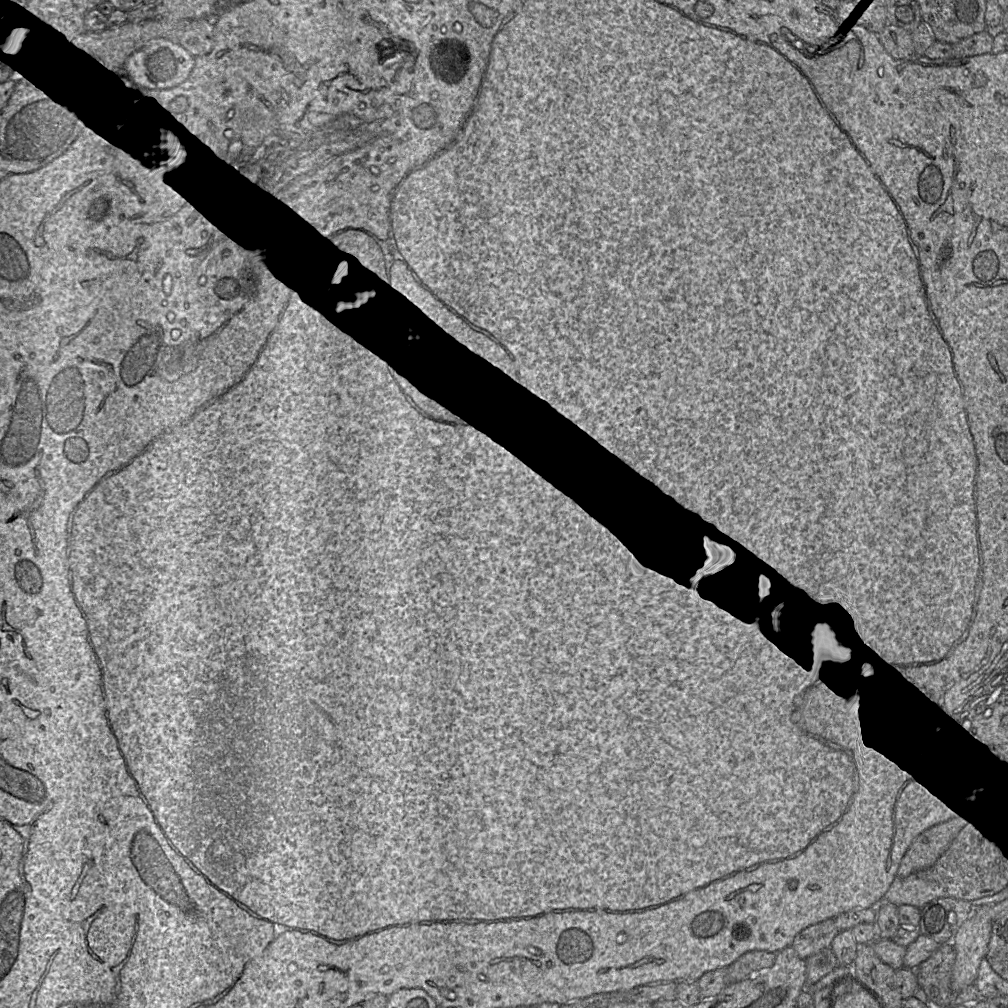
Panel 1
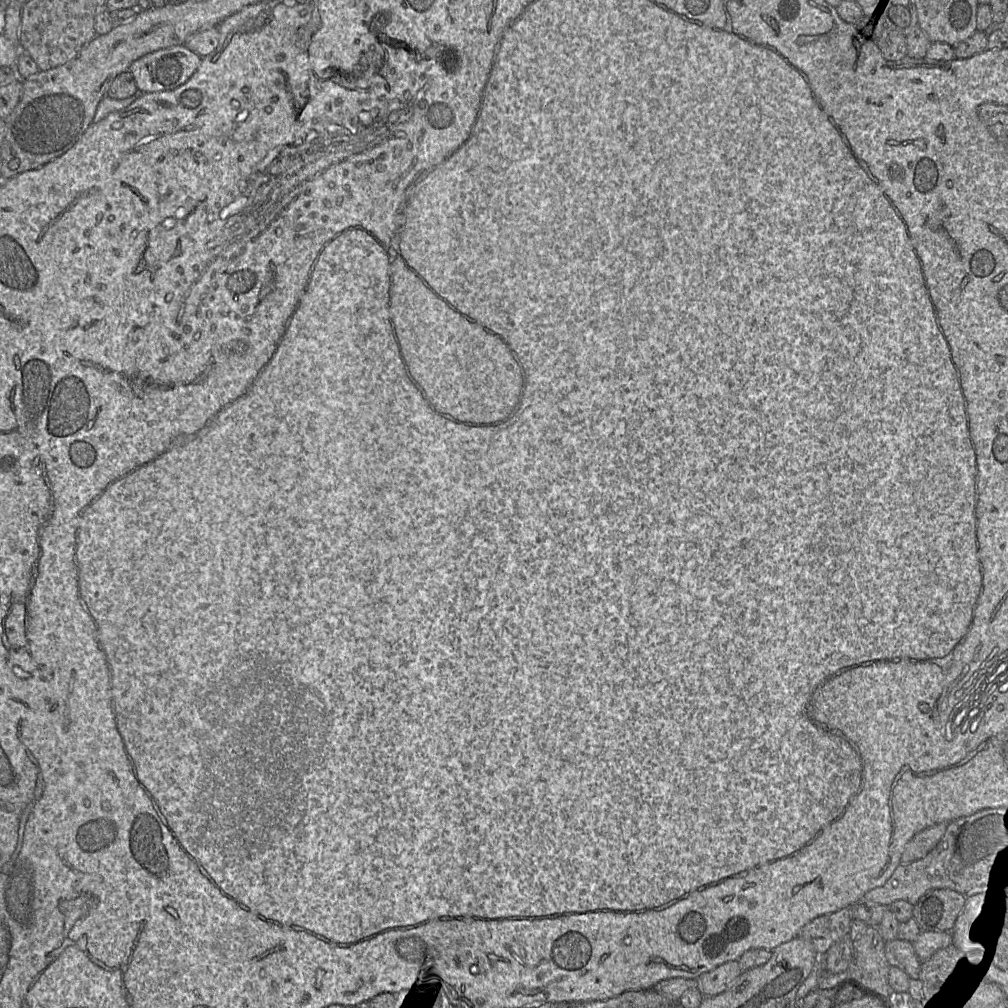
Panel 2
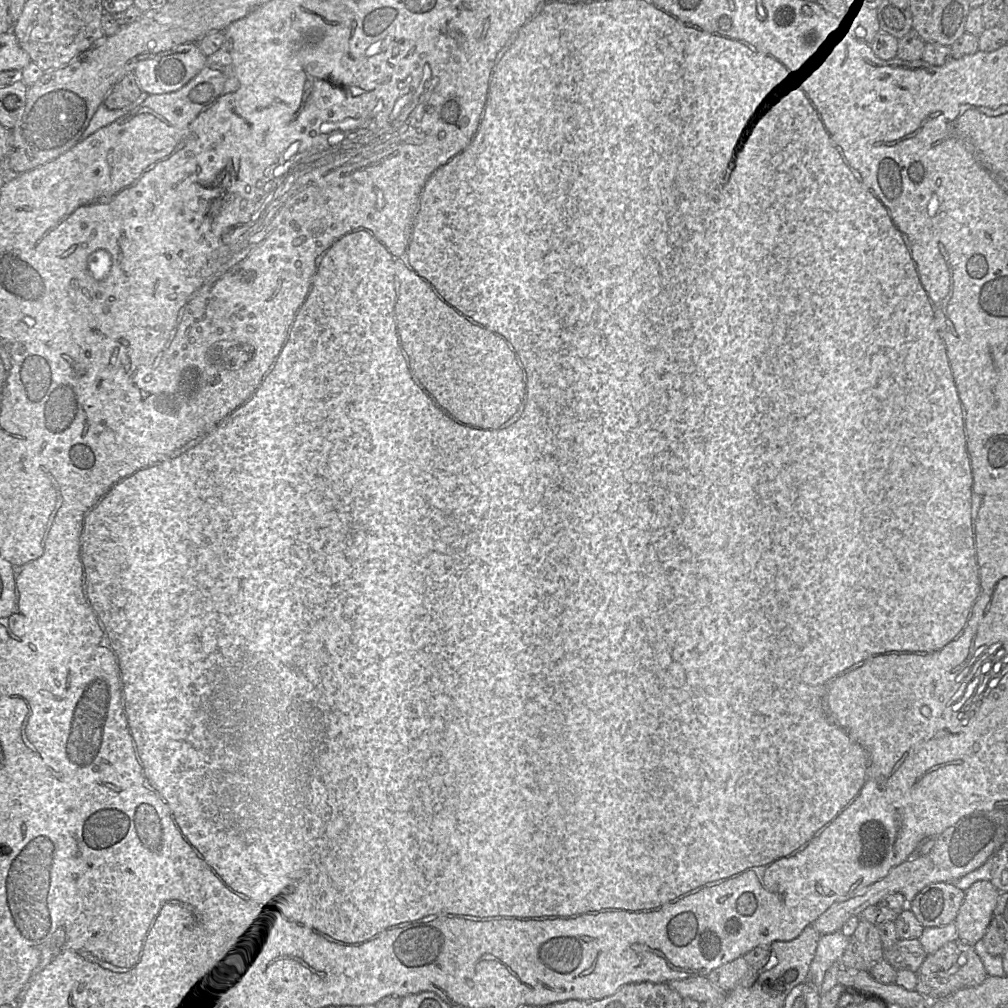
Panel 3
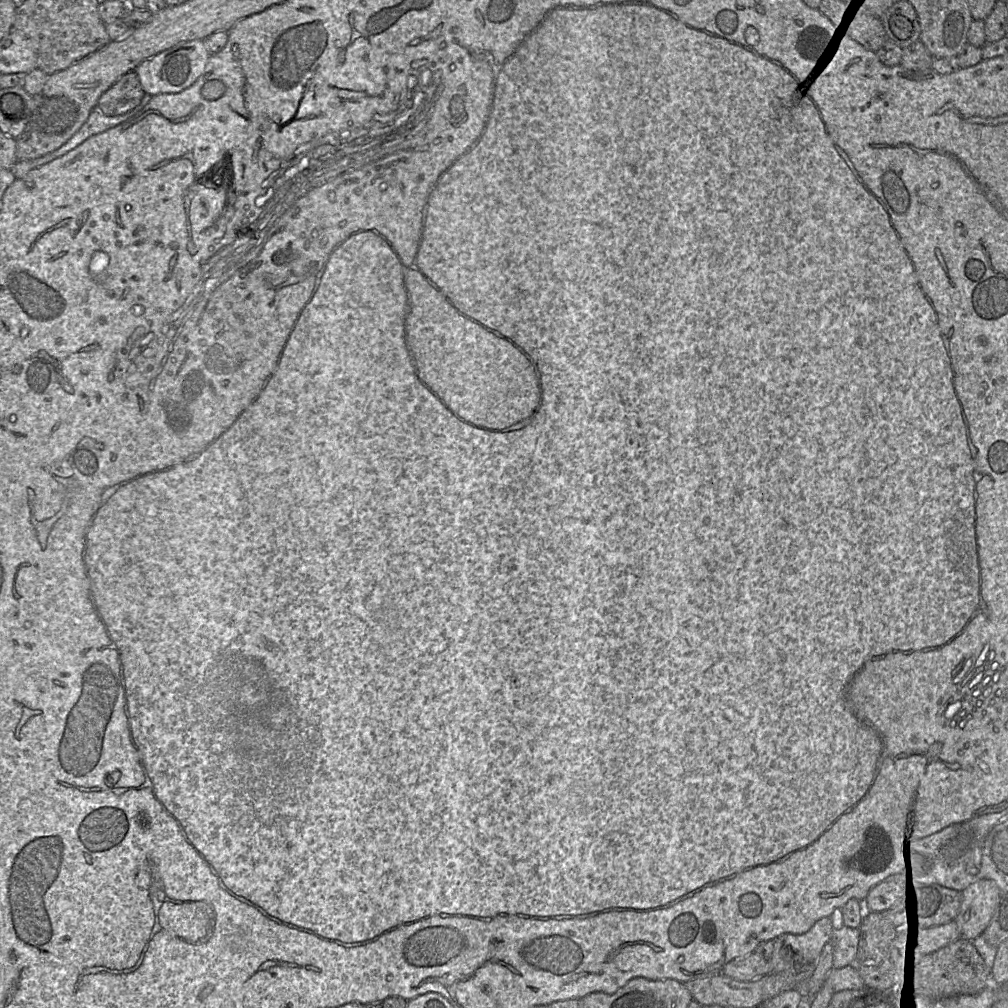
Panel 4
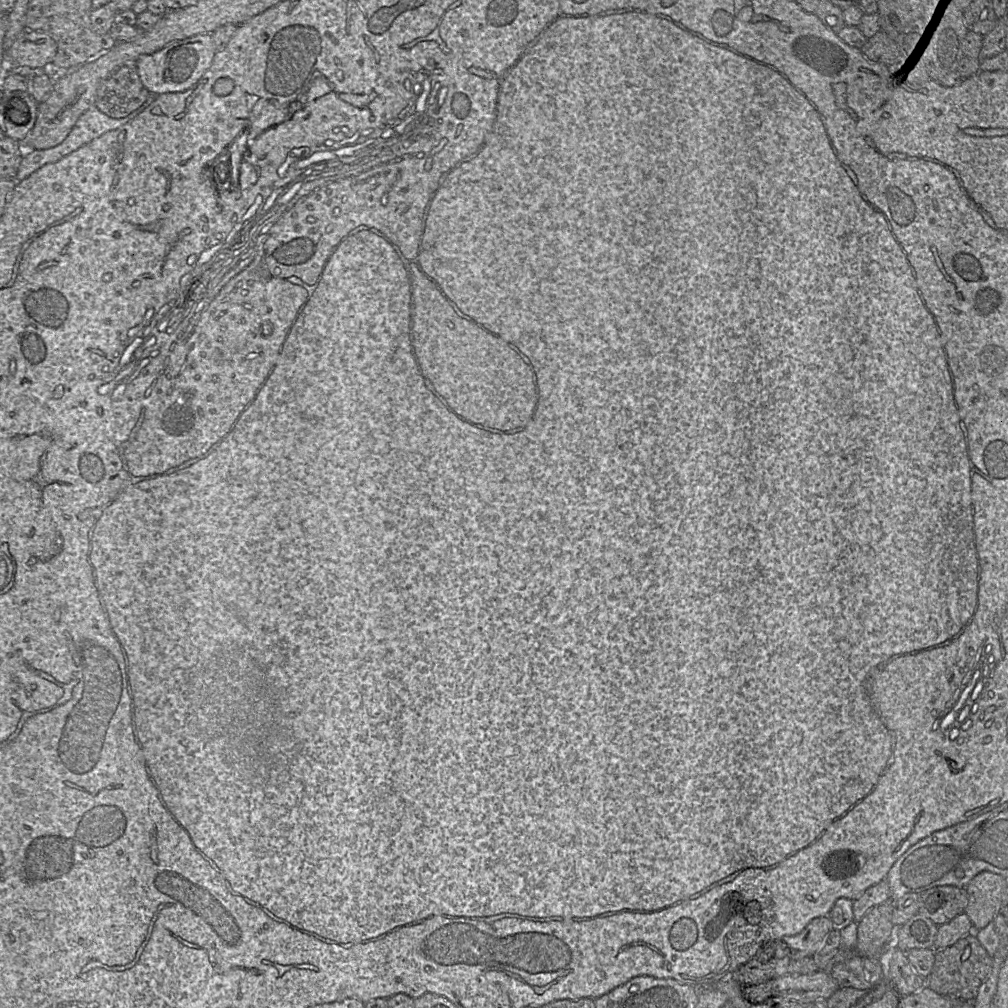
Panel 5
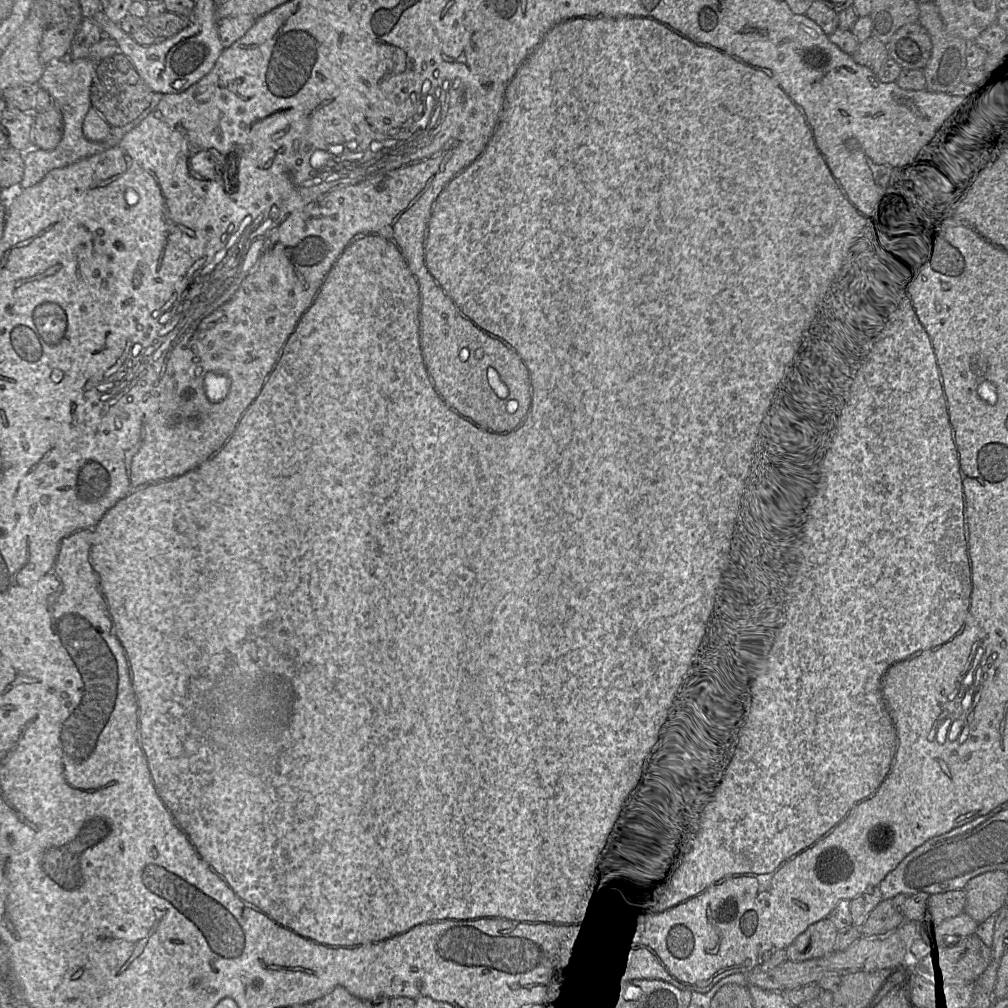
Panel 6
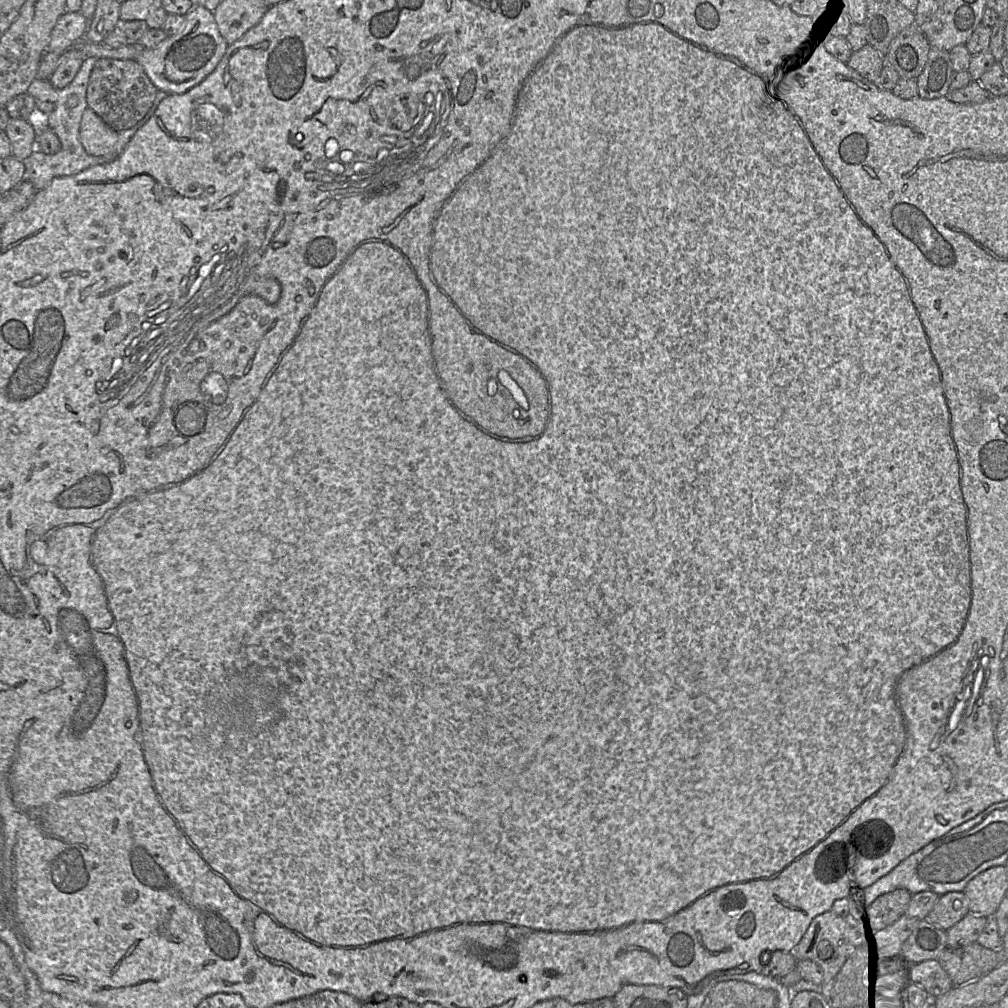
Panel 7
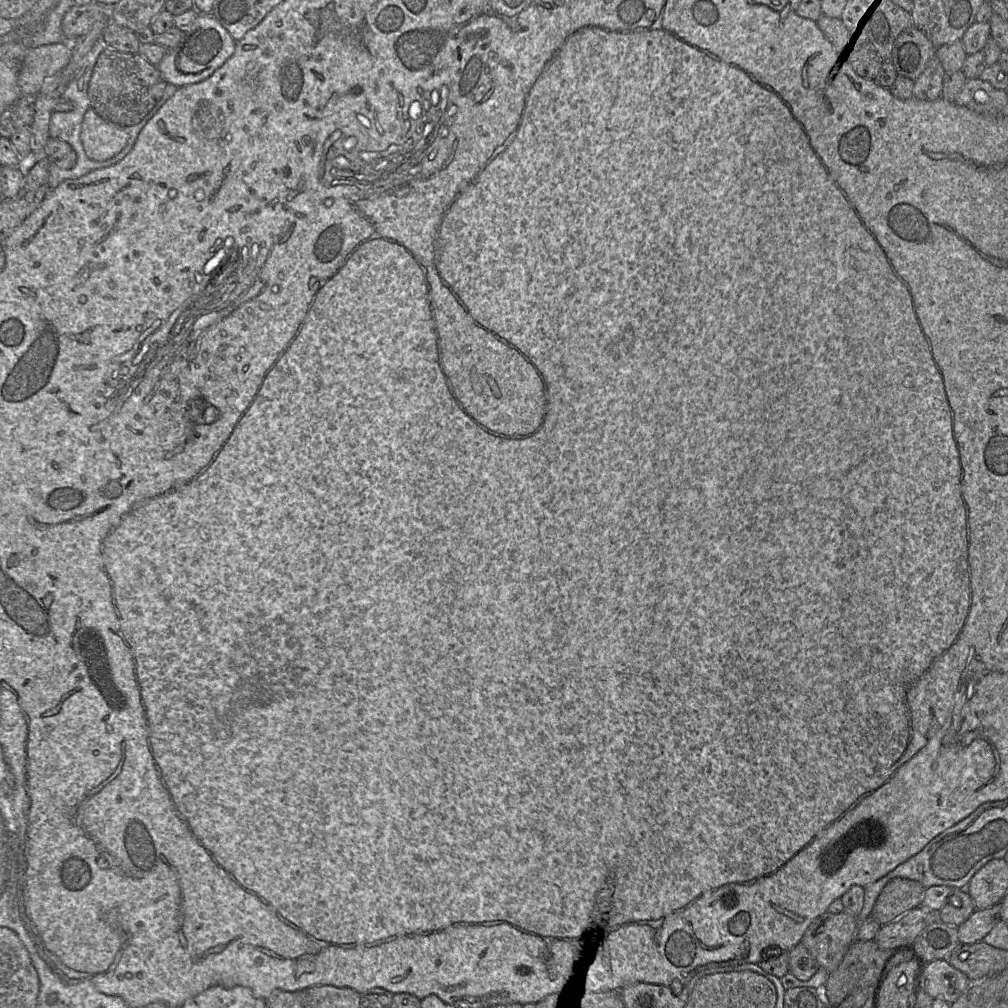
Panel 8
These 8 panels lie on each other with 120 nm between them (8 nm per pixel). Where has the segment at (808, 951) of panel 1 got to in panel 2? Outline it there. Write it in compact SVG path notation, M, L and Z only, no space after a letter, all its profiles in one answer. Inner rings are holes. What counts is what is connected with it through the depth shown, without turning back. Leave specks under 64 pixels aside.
M845 907L813 919L797 937L808 941L818 954L826 954L834 943L848 935L851 921L851 907Z

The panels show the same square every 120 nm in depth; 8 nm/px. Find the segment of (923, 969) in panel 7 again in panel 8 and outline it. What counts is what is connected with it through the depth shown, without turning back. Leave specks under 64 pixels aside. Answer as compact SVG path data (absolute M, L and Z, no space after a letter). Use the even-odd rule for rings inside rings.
M947 959L926 963L921 989L933 999L954 1003L972 985L970 979Z

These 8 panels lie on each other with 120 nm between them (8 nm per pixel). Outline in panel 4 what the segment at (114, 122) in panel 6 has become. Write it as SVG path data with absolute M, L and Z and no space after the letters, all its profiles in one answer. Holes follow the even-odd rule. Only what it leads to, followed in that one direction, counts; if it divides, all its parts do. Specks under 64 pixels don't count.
M136 71L123 75L98 100L97 106L107 116L118 116L136 108L145 95Z

